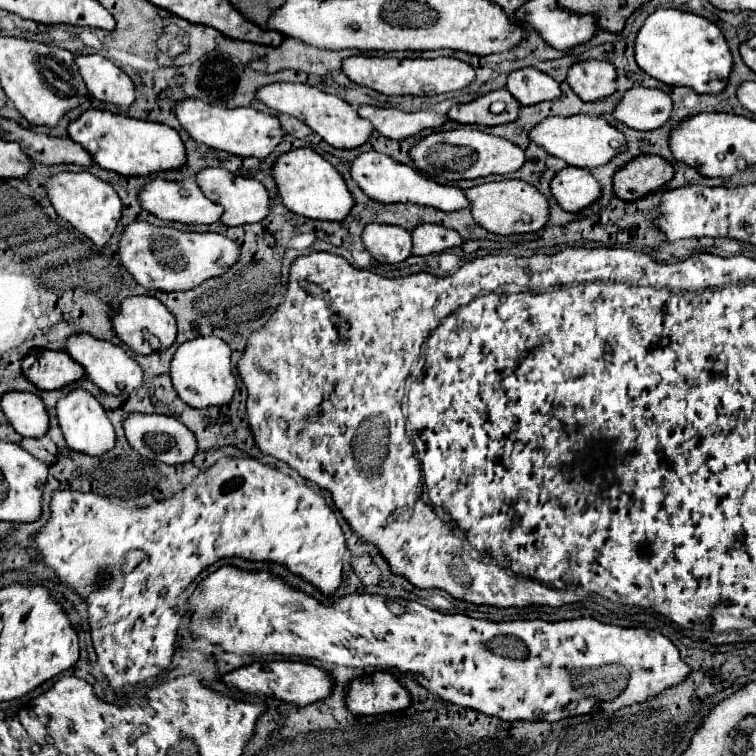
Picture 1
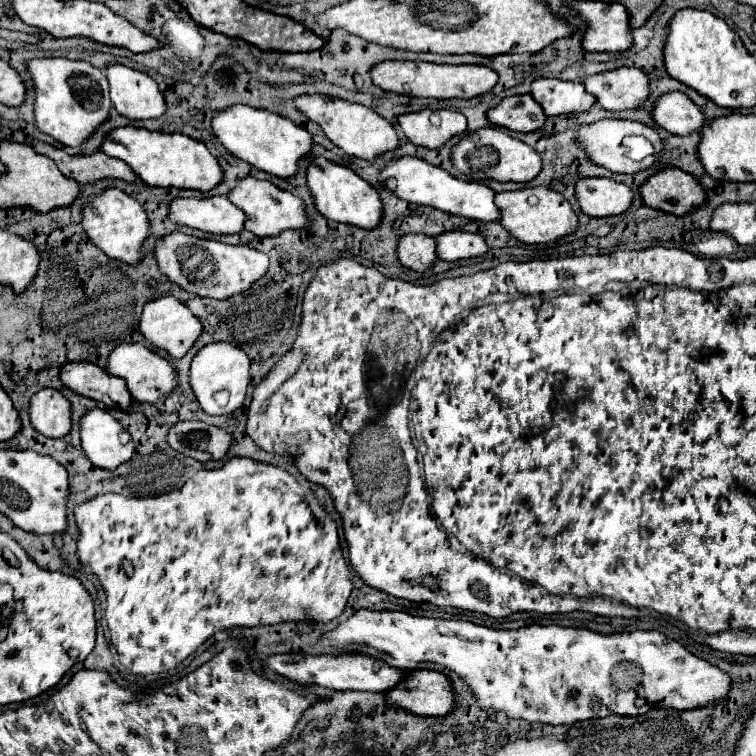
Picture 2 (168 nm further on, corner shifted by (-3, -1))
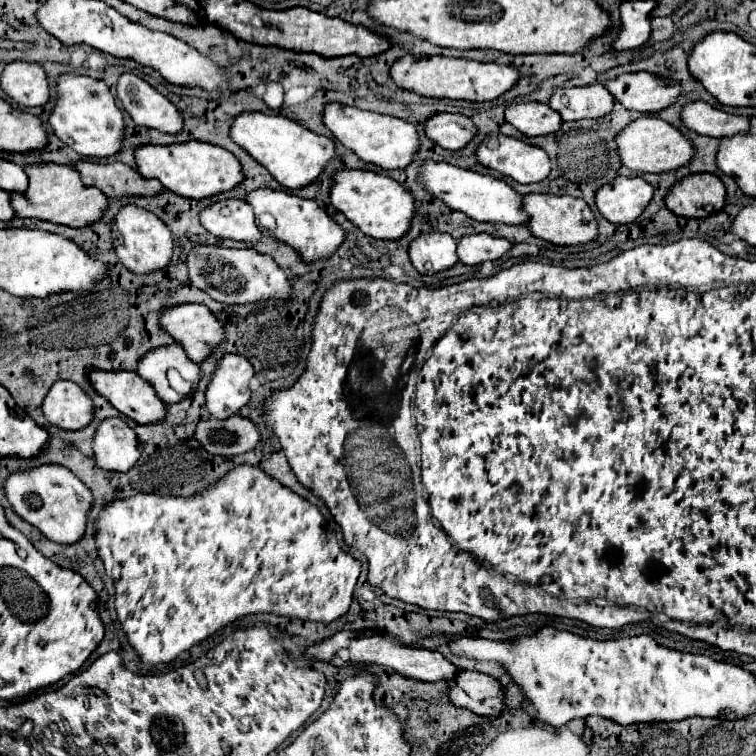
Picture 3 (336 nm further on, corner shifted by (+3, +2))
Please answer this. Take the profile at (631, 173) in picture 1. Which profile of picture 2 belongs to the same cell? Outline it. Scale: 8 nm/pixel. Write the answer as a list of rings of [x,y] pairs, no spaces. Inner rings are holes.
[[[666,168],[654,174],[652,178],[646,180],[640,192],[646,206],[676,216],[694,212],[708,198],[698,178],[678,168]]]

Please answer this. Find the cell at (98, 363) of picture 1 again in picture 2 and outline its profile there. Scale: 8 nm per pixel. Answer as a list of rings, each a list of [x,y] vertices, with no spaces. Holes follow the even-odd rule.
[[[120,344],[114,352],[110,352],[106,370],[112,376],[124,378],[128,388],[130,388],[130,394],[138,402],[154,404],[154,402],[166,398],[170,392],[174,392],[178,388],[178,372],[172,366],[172,362],[162,358],[160,354],[156,354],[154,350],[150,350],[150,348],[142,346],[142,344]]]

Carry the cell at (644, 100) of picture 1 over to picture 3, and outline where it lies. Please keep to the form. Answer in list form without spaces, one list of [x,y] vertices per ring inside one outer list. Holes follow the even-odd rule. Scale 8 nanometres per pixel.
[[[704,101],[686,103],[680,111],[680,119],[688,131],[710,137],[730,137],[748,129],[748,119],[714,109]]]

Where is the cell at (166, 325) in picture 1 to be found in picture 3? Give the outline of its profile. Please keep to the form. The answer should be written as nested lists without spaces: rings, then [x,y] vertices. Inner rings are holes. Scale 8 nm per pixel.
[[[196,303],[164,307],[158,323],[164,333],[182,345],[184,353],[188,353],[188,359],[194,363],[204,361],[212,347],[216,347],[224,337],[224,329],[212,311]]]

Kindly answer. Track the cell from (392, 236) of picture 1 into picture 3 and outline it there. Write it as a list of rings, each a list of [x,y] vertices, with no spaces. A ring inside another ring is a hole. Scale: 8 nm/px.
[[[426,233],[412,241],[408,255],[418,273],[434,275],[458,261],[456,239],[452,239],[448,233]]]

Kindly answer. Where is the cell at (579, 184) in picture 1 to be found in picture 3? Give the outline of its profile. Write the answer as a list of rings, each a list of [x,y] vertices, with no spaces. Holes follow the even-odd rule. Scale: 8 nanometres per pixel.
[[[618,175],[610,185],[594,193],[596,209],[610,223],[632,223],[652,199],[652,187],[640,177]]]

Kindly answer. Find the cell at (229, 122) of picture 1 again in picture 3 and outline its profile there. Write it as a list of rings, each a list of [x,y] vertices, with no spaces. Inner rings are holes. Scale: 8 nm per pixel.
[[[240,113],[234,117],[230,139],[236,145],[242,145],[246,153],[250,153],[260,165],[268,169],[268,173],[284,187],[298,189],[312,183],[322,167],[336,157],[334,143],[318,133],[304,129],[302,125],[280,117],[280,115],[264,115],[264,113]]]

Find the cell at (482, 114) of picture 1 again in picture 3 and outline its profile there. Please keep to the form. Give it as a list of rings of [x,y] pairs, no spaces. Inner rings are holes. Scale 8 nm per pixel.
[[[516,103],[504,111],[506,121],[526,137],[548,135],[560,129],[562,119],[546,103]]]

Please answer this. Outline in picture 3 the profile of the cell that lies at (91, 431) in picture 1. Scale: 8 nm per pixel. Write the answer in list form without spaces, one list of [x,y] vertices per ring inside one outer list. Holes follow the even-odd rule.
[[[106,417],[92,437],[92,451],[100,469],[128,471],[138,461],[142,445],[124,417]]]

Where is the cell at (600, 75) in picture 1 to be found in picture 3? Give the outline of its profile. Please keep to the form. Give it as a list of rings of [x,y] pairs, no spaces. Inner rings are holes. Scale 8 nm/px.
[[[644,71],[622,73],[616,79],[606,81],[604,87],[626,109],[640,113],[658,113],[680,95],[680,87],[672,79]]]

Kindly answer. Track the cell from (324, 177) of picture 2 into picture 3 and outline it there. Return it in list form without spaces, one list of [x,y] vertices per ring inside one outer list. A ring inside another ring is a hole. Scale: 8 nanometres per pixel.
[[[338,169],[332,175],[330,203],[346,215],[350,223],[354,223],[364,235],[374,239],[400,239],[414,215],[414,197],[402,189],[394,179],[386,175],[378,175],[374,171],[354,171],[354,169]]]

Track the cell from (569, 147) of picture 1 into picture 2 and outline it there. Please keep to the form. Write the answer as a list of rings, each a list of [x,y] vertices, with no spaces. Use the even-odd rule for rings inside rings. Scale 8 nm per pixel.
[[[602,120],[602,122],[590,124],[590,126],[586,126],[586,128],[580,128],[580,132],[578,132],[578,142],[580,142],[582,150],[584,150],[598,166],[604,166],[604,168],[608,168],[608,170],[612,170],[612,172],[618,172],[618,174],[636,174],[636,172],[640,172],[640,170],[646,170],[646,168],[654,166],[656,162],[650,162],[650,158],[646,158],[646,160],[642,160],[642,162],[634,162],[634,160],[630,160],[630,158],[626,156],[628,150],[622,146],[622,140],[624,140],[624,136],[632,136],[632,134],[646,136],[648,140],[652,138],[652,144],[654,144],[654,148],[656,148],[656,156],[662,154],[662,150],[664,150],[664,140],[658,136],[658,132],[656,132],[654,128],[642,124],[642,122],[630,122],[630,120]]]

